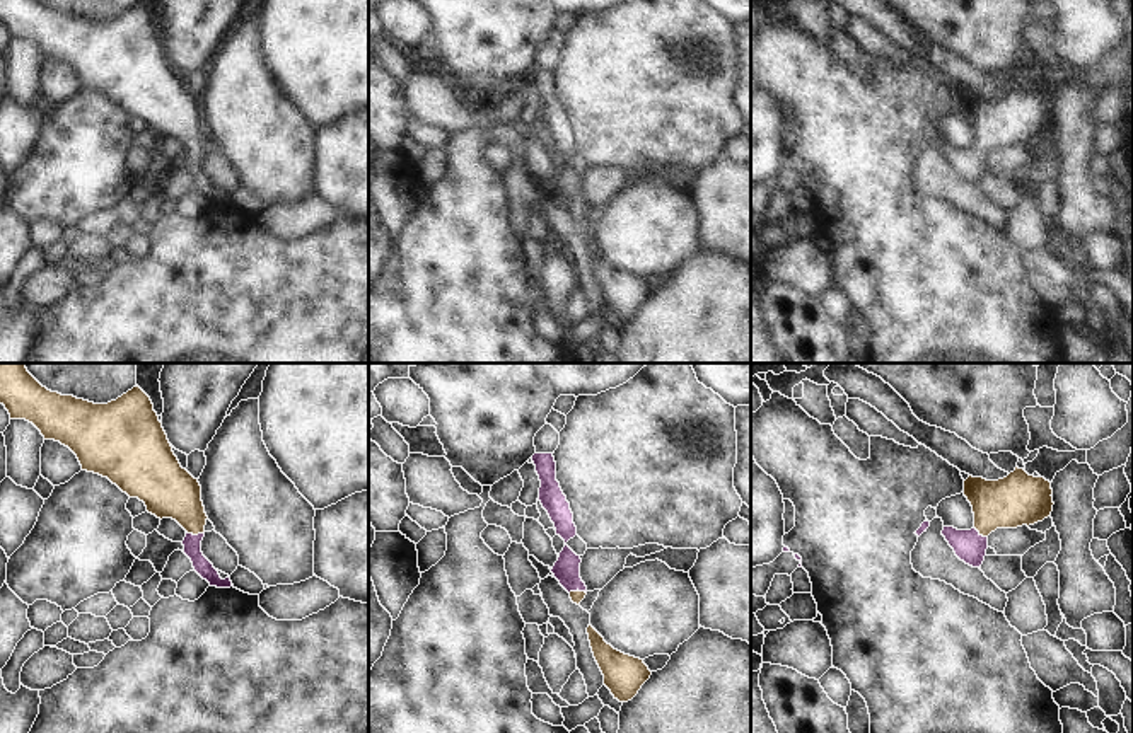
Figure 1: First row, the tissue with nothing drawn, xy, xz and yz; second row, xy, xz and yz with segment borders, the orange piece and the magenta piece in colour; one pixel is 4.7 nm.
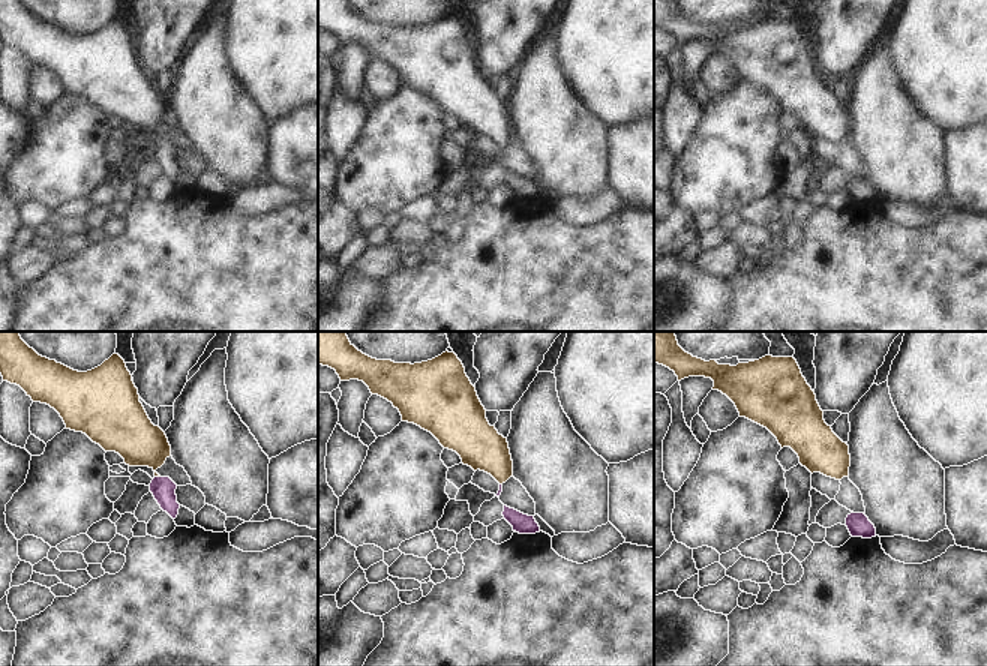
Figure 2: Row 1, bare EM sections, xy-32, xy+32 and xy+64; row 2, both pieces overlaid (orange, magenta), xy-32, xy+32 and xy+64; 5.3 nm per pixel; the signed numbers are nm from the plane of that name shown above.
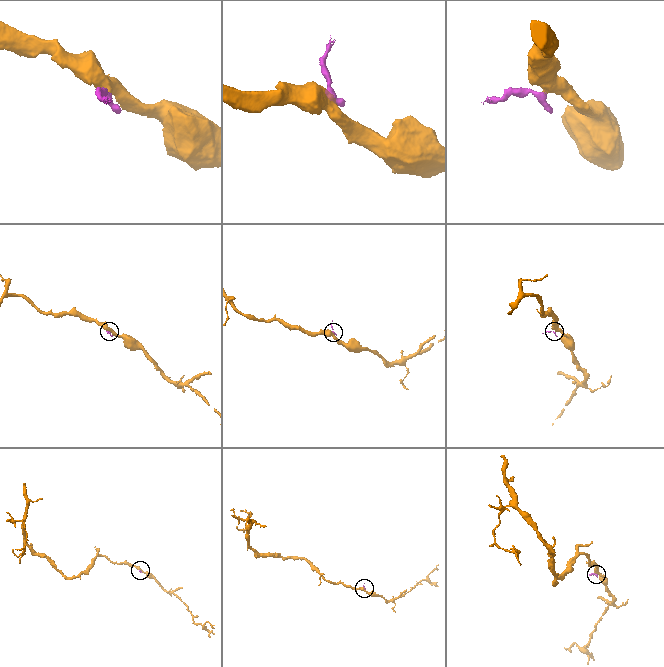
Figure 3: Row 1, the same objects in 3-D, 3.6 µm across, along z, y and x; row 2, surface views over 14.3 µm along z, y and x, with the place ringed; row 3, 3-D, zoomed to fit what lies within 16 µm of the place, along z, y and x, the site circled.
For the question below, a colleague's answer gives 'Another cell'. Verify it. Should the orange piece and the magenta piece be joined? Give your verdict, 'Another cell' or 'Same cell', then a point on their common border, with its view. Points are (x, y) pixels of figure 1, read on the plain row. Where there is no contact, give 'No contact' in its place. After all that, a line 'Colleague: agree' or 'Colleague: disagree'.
Same cell. Touches orange at xy (195, 152).
Colleague: disagree

